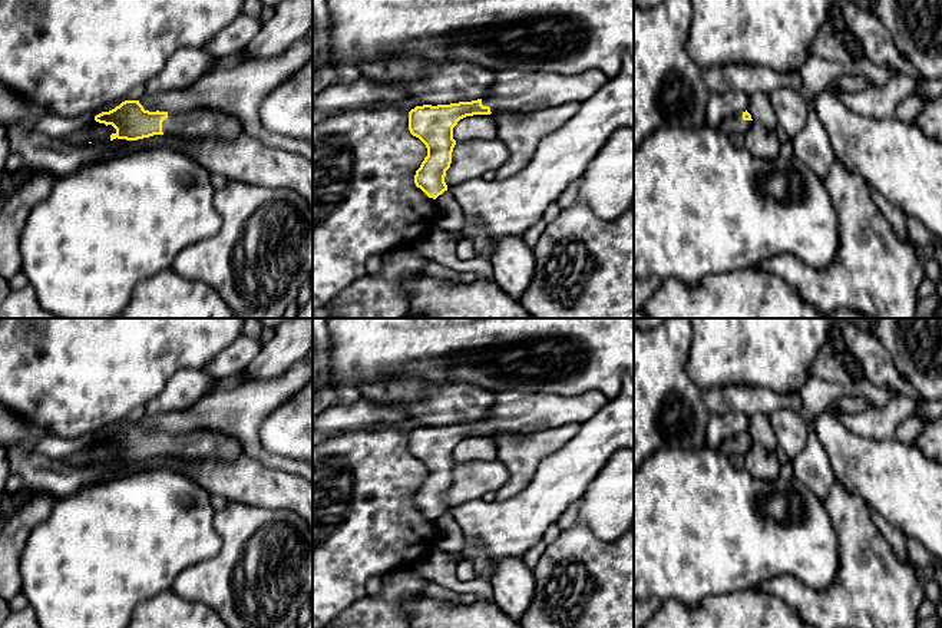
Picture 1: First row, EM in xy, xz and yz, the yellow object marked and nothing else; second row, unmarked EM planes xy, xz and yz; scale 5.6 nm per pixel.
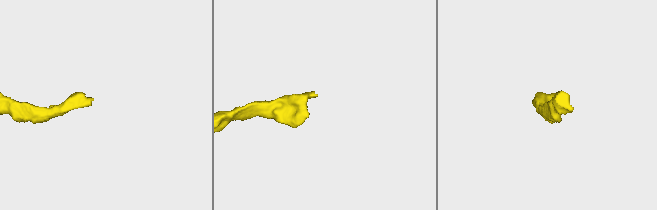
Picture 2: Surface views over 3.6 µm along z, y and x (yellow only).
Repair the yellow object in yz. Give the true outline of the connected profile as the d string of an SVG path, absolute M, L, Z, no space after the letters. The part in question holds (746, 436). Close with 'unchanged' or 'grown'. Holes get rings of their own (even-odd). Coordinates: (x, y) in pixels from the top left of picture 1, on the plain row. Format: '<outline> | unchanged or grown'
M746 432L737 436L727 436L715 450L730 456L730 455L746 455L751 446L751 436Z | grown

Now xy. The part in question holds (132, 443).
M125 422L109 433L95 437L99 444L112 446L116 453L110 456L113 460L138 462L153 456L184 456L186 460L199 459L234 459L242 453L242 447L235 437L221 436L211 430L194 430L186 434L149 433L145 432L139 422Z | grown

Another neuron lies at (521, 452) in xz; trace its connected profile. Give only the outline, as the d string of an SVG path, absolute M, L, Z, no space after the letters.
M571 423L548 430L493 433L498 459L510 472L508 483L496 492L496 500L508 500L523 490L532 480L538 463L566 444L579 429L579 423Z

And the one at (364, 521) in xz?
M396 427L343 432L313 447L313 628L328 627L343 611L350 608L358 599L363 599L370 578L384 578L396 569L416 565L436 549L439 529L434 520L429 519L414 505L416 492L420 489L426 477L426 466L409 452L409 433Z

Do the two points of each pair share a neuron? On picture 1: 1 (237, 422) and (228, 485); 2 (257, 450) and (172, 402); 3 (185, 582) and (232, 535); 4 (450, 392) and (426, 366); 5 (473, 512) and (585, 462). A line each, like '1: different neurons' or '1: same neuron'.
1: different neurons
2: different neurons
3: same neuron
4: different neurons
5: same neuron

